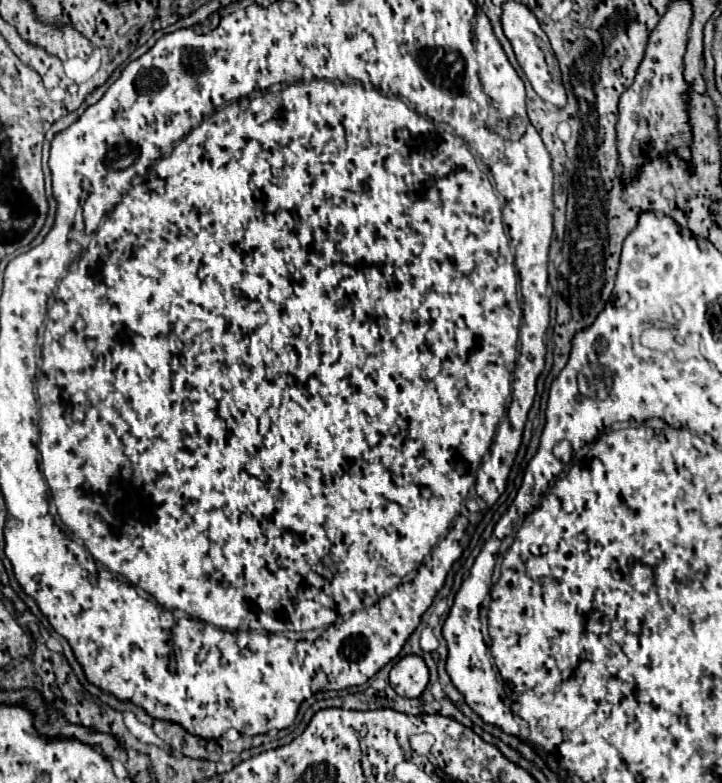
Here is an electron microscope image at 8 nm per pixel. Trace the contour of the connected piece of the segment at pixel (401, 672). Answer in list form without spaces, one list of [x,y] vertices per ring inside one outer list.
[[[408,654],[390,670],[390,686],[406,698],[420,698],[428,686],[430,672],[422,656]]]

